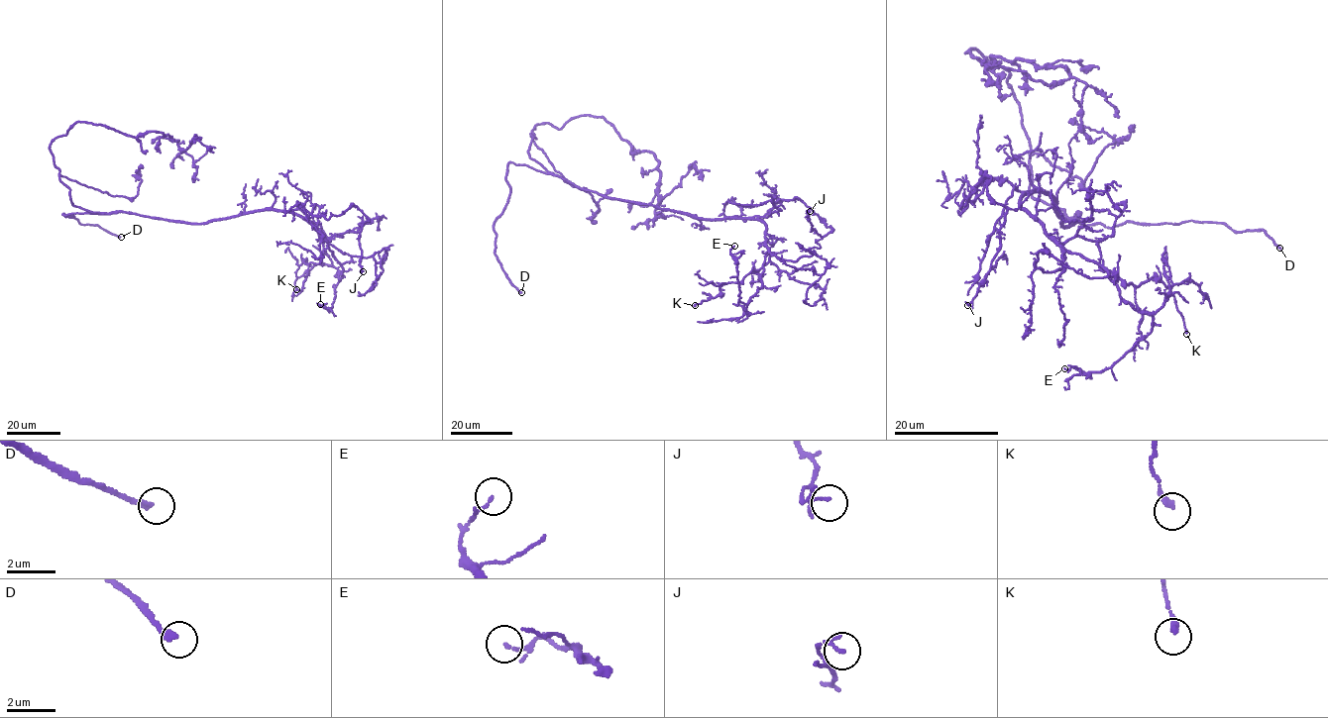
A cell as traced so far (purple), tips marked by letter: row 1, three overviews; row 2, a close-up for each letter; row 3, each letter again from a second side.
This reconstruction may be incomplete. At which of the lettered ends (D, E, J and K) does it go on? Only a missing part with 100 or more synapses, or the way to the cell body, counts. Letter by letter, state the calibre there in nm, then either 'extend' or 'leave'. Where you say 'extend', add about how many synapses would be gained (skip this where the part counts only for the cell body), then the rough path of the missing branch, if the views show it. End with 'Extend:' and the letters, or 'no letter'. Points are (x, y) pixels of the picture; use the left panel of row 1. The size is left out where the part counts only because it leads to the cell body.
D: 200 nm thick; extend; missing branch runs (121, 237), (151, 259), (196, 266), (205, 262), (227, 232)
E: 70 nm thick; leave
J: 130 nm thick; leave
K: 240 nm thick; leave
Extend: D

